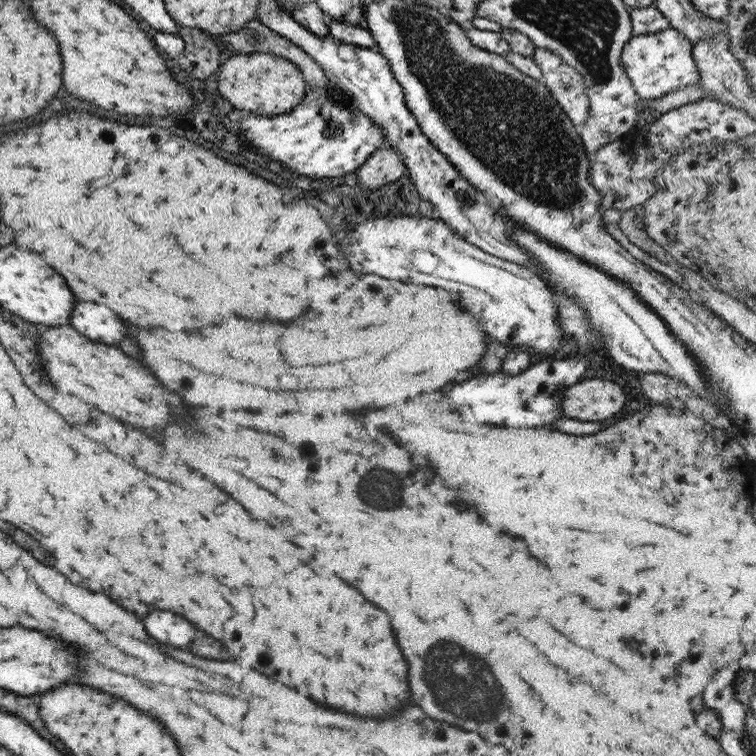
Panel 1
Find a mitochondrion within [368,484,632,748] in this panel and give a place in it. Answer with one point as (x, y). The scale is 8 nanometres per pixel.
(443, 668)

